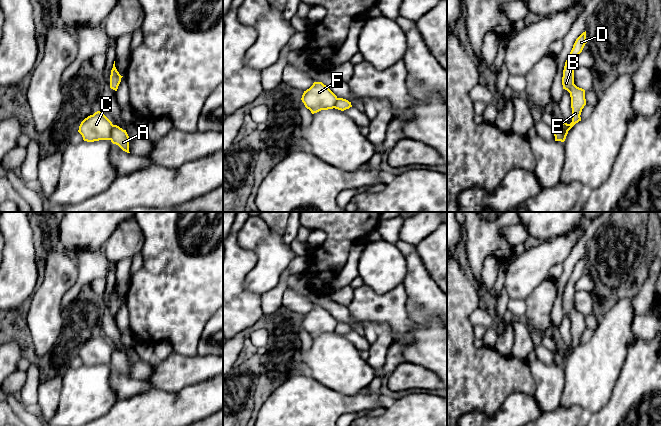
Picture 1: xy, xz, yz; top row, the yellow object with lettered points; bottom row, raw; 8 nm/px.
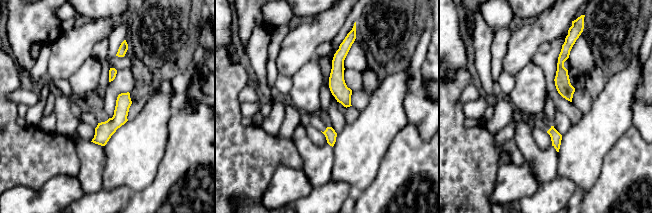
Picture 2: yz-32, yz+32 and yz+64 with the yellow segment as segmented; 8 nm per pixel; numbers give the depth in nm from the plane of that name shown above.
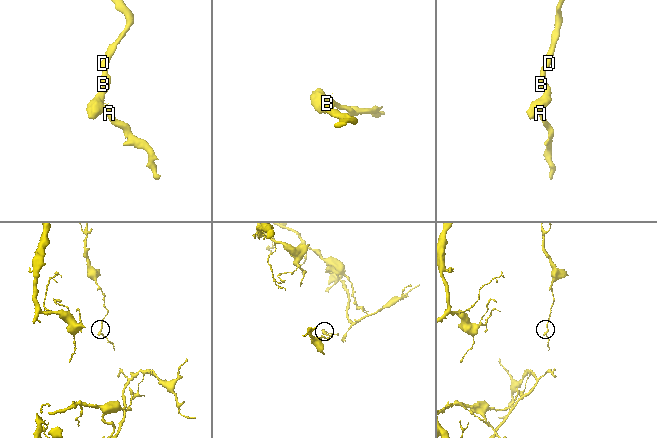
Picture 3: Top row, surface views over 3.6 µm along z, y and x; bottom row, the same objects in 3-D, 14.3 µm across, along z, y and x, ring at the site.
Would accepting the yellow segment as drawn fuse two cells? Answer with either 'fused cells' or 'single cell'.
fused cells

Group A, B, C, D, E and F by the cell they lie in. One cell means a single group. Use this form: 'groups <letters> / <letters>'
groups A / B C D E F

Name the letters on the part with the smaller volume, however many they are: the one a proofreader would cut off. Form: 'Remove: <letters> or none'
Remove: A

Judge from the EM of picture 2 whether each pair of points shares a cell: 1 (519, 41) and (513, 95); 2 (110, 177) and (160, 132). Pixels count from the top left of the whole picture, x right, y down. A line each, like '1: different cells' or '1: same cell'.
1: different cells
2: same cell

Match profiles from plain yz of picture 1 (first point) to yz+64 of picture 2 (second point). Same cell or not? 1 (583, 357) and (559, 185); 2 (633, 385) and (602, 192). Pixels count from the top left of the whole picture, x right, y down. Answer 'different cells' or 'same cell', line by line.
1: different cells
2: same cell

